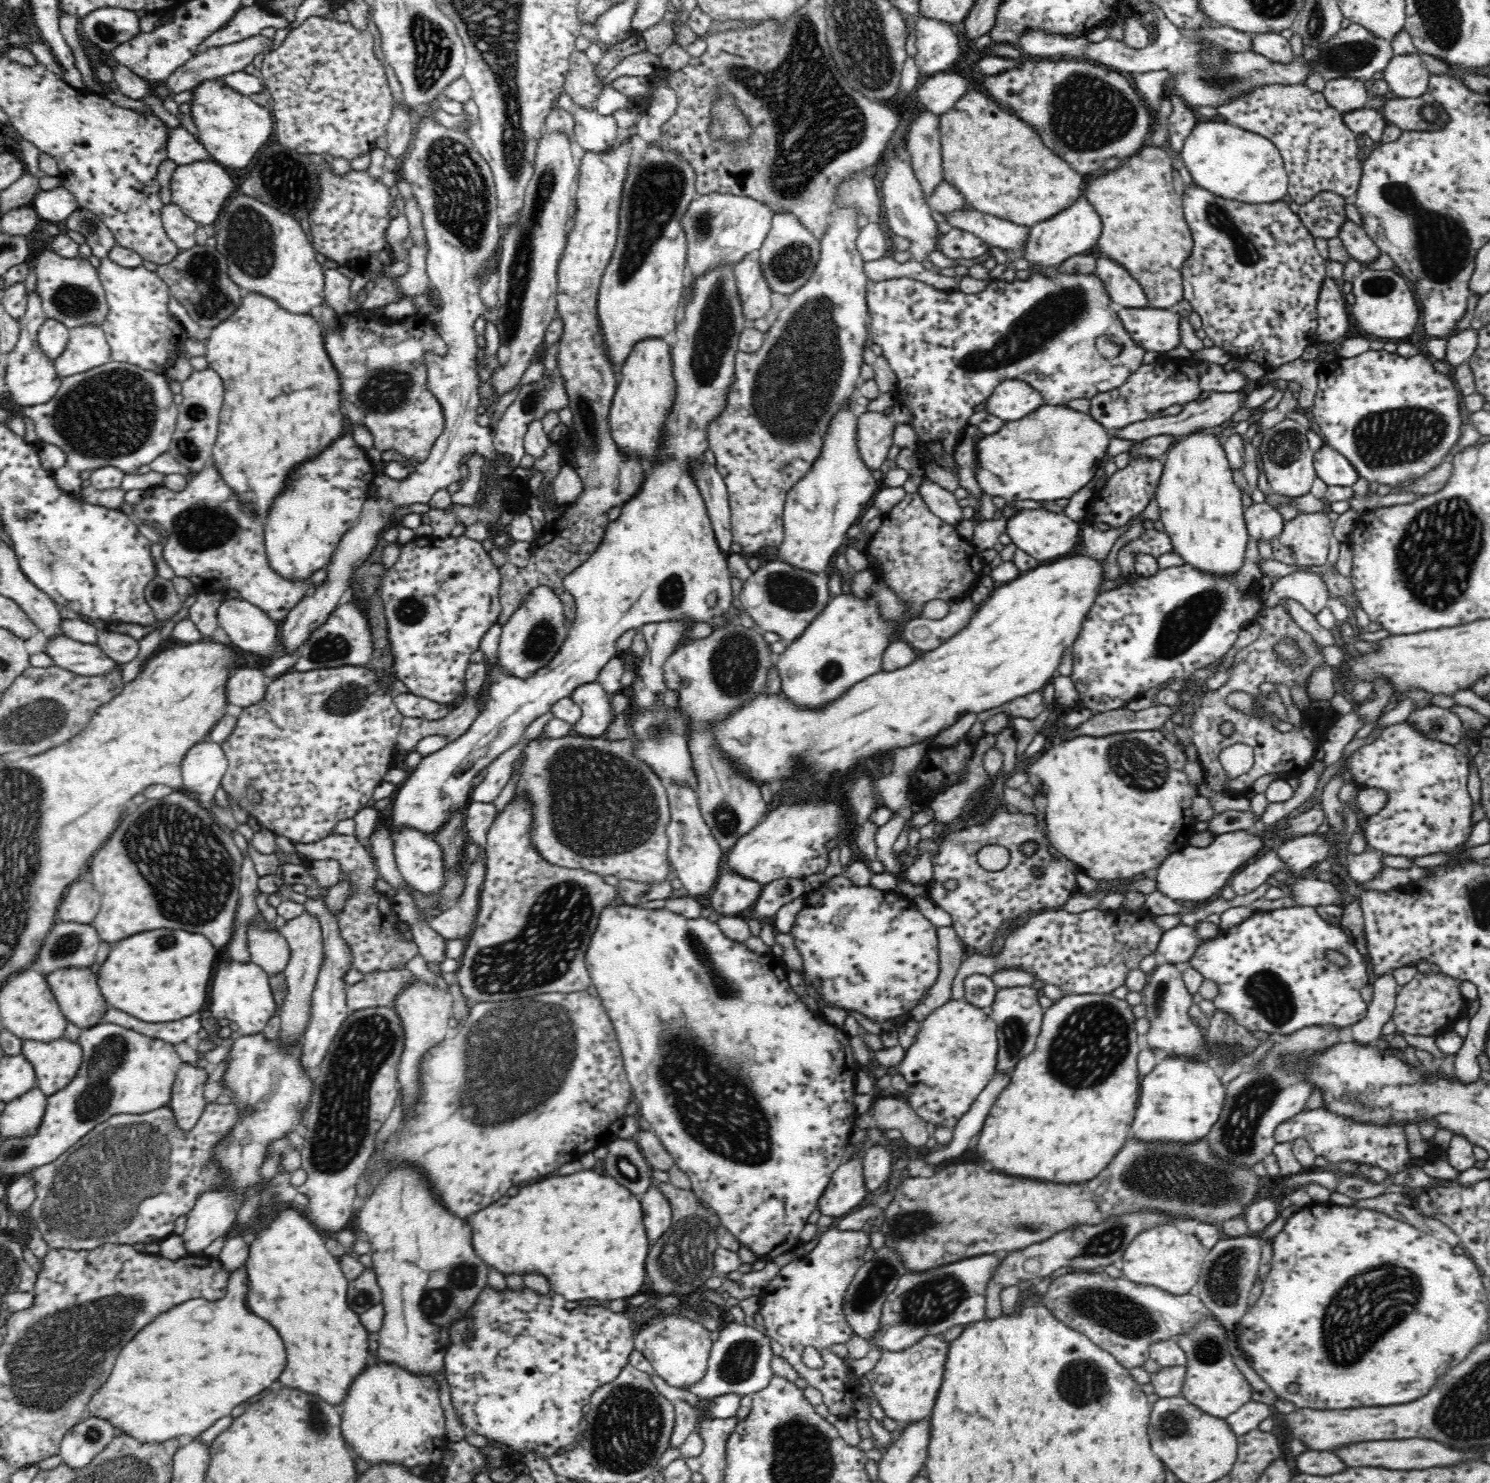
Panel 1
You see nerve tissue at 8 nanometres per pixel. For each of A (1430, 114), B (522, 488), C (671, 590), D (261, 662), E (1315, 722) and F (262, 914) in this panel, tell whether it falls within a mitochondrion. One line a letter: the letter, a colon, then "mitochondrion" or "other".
A: mitochondrion
B: other
C: mitochondrion
D: other
E: other
F: other

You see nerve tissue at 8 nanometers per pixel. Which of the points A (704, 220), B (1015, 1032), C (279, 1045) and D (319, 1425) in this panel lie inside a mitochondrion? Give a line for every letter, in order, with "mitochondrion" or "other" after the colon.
A: mitochondrion
B: mitochondrion
C: other
D: mitochondrion

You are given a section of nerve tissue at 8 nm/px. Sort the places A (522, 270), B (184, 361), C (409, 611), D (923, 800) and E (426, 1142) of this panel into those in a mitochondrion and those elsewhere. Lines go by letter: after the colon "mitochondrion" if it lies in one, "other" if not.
A: mitochondrion
B: other
C: mitochondrion
D: other
E: other

